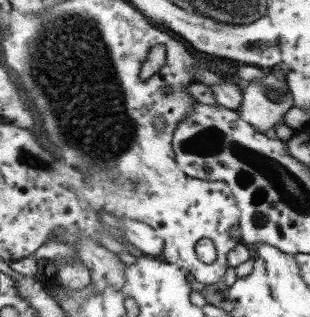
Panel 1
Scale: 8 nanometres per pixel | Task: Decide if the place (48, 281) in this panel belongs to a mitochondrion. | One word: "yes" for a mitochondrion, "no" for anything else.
no

